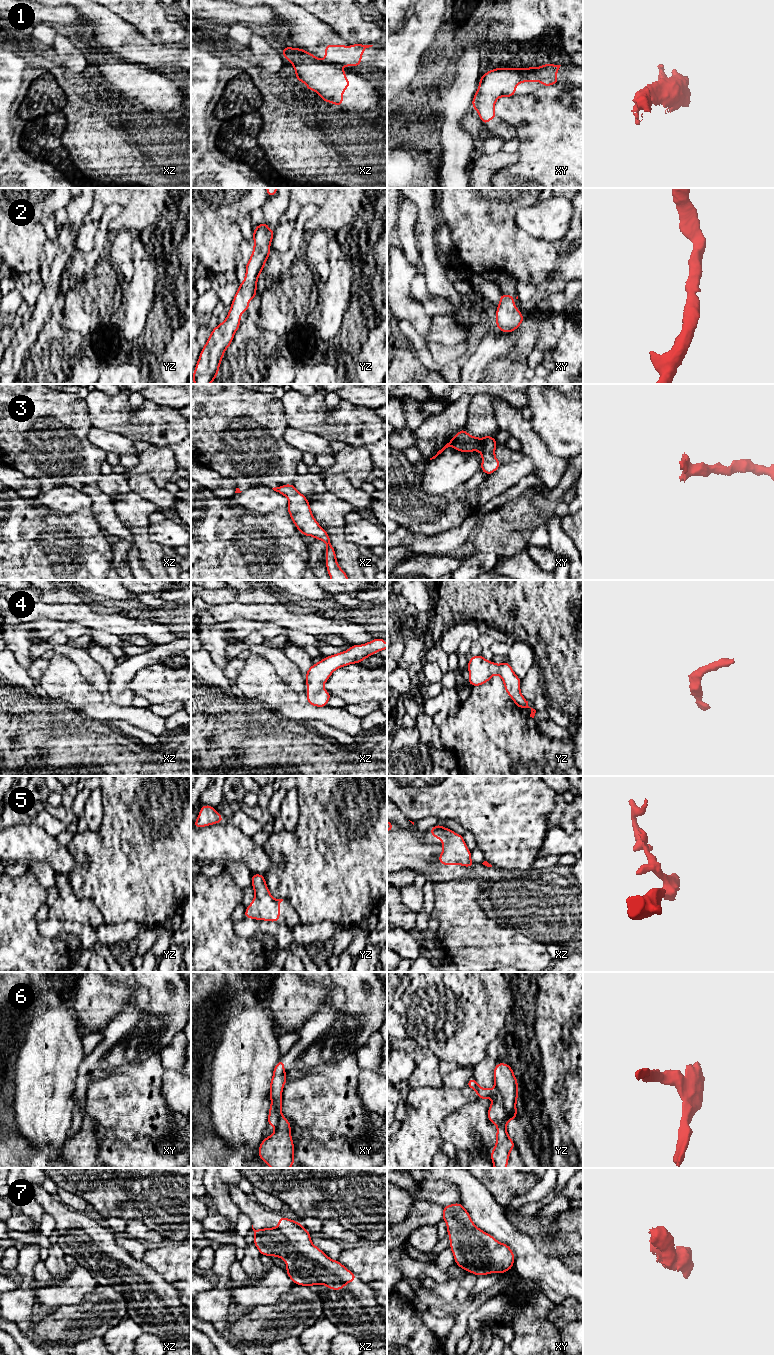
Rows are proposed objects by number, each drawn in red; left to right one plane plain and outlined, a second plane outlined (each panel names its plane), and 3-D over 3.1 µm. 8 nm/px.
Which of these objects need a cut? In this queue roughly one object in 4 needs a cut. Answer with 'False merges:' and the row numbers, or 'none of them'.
False merges: 1, 6

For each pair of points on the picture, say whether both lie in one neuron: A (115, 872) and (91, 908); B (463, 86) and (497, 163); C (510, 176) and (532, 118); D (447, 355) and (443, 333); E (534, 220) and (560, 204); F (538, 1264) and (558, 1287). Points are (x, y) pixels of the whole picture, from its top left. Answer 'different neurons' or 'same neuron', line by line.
A: different neurons
B: different neurons
C: same neuron
D: same neuron
E: same neuron
F: same neuron

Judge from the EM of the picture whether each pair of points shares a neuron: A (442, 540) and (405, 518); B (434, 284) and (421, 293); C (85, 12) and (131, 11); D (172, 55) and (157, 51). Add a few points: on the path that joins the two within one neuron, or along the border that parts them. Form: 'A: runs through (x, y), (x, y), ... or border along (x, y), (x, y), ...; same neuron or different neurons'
A: border along (454, 527), (438, 533), (415, 533), (408, 529); different neurons
B: border along (424, 275), (427, 284); different neurons
C: border along (110, 10), (132, 24); different neurons
D: runs through (168, 54), (161, 54); same neuron

